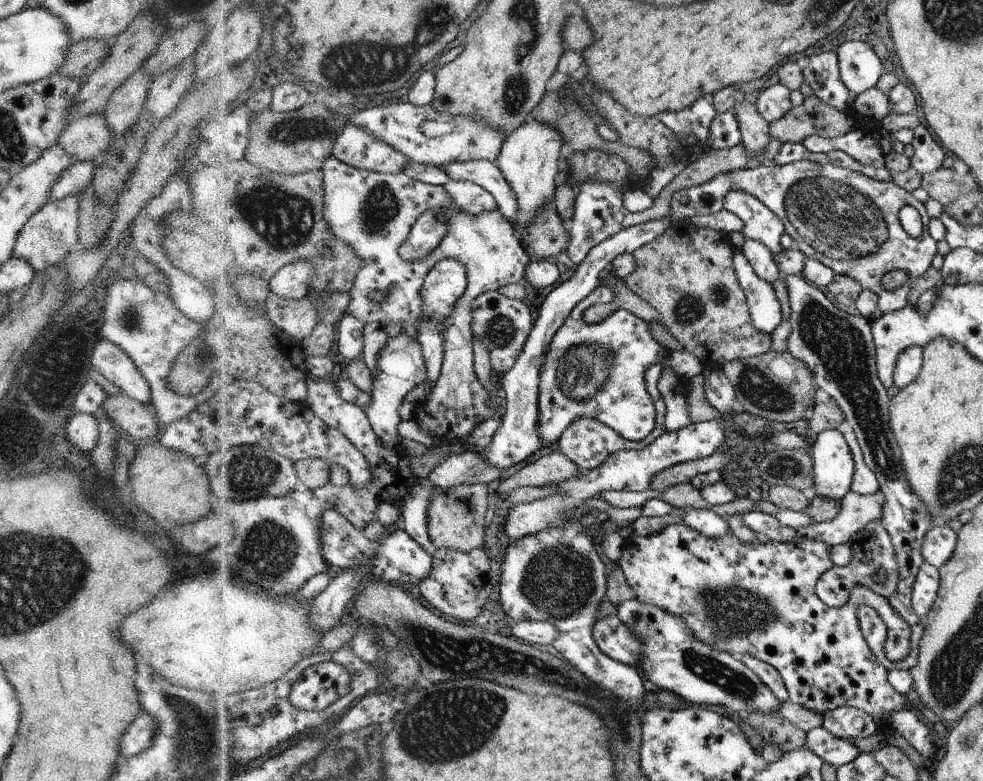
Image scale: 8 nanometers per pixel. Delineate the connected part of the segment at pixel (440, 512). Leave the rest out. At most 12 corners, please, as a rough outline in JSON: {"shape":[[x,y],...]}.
{"shape":[[487,484],[440,489],[430,508],[438,547],[482,549]]}

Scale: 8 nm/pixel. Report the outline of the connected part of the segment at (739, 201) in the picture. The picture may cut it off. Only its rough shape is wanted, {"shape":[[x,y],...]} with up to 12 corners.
{"shape":[[737,190],[724,209],[744,222],[746,239],[782,252],[785,224],[761,199]]}

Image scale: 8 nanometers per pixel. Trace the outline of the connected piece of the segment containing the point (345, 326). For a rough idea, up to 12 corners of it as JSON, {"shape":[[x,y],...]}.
{"shape":[[346,314],[339,323],[339,351],[364,358],[364,320]]}

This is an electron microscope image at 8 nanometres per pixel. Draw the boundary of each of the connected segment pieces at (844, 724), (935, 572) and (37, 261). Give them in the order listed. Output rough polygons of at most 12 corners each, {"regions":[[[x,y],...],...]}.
{"regions":[[[841,706],[824,714],[822,727],[841,739],[866,738],[876,722]],[[924,563],[913,609],[924,620],[940,592],[940,570]],[[80,195],[48,201],[11,256],[34,272],[78,245]]]}

